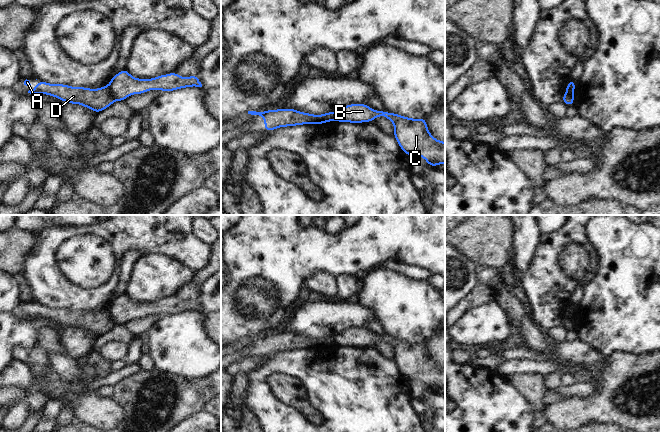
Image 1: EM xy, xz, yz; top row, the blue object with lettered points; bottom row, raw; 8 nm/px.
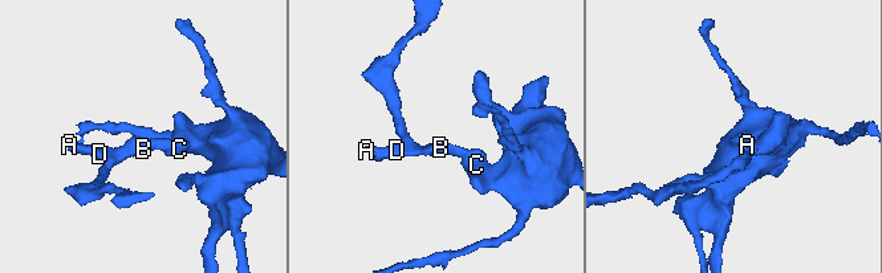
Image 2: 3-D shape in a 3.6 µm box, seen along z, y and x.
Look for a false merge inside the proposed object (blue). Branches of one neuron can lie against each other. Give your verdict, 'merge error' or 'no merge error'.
merge error

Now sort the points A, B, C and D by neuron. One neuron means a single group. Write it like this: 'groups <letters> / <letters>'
groups A D / B C

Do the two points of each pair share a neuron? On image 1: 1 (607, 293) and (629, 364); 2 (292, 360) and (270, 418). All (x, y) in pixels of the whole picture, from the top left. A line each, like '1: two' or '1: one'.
1: two
2: one

